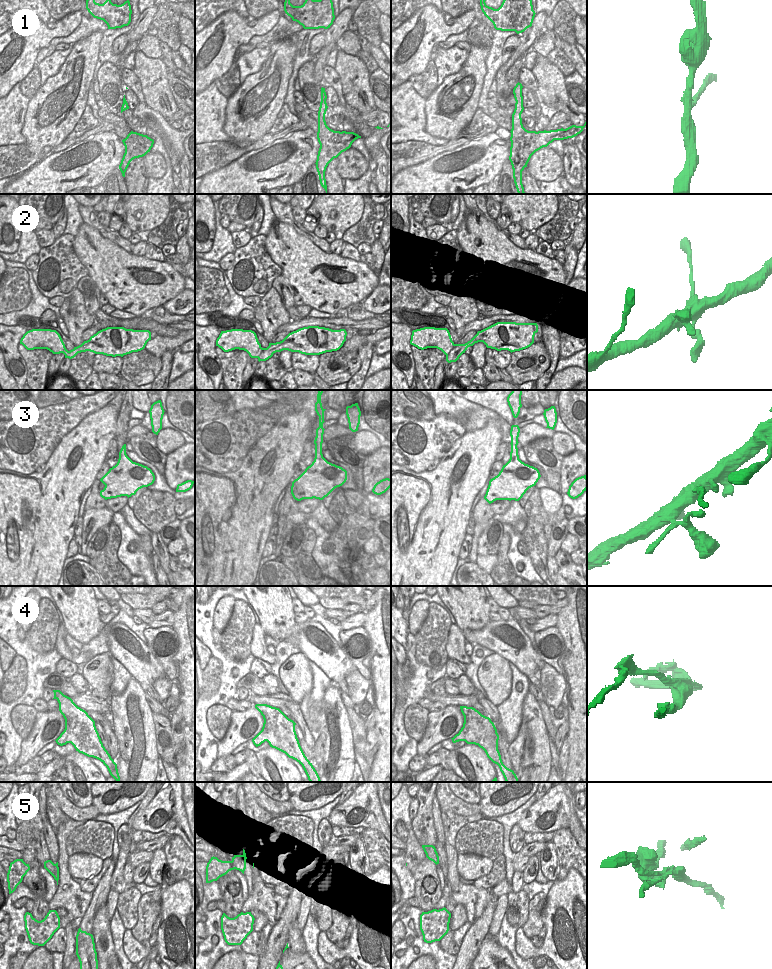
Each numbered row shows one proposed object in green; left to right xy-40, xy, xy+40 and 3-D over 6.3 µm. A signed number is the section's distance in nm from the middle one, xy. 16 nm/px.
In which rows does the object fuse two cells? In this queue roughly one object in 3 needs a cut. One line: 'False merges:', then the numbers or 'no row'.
False merges: 1, 3, 4, 5.

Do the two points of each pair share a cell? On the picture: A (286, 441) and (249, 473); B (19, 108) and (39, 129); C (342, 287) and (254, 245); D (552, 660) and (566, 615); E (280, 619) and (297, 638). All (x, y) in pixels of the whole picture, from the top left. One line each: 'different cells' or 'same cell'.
A: same cell
B: different cells
C: different cells
D: different cells
E: different cells

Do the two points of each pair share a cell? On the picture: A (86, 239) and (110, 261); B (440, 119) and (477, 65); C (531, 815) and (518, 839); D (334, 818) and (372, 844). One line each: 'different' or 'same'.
A: same
B: same
C: different
D: different

